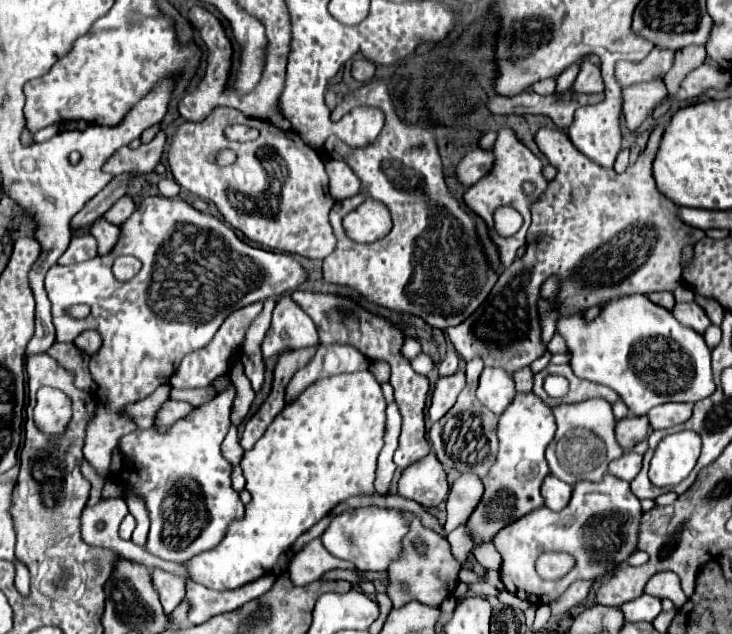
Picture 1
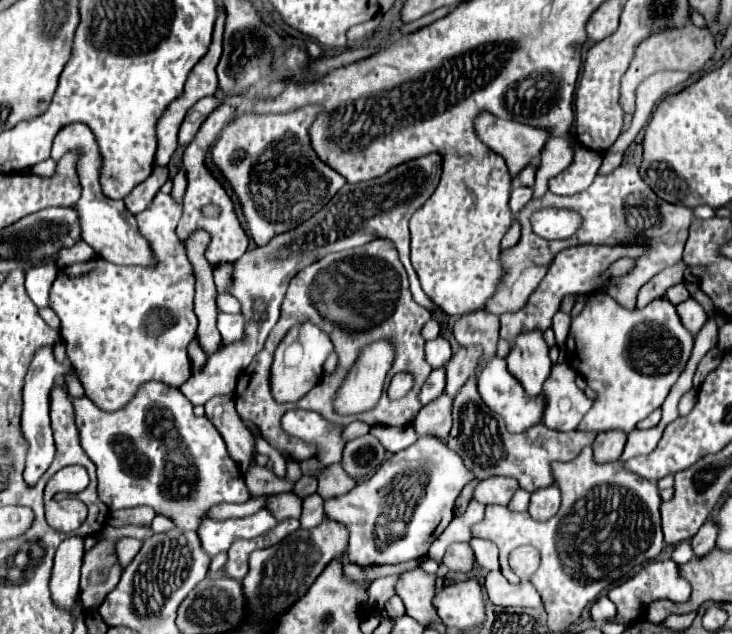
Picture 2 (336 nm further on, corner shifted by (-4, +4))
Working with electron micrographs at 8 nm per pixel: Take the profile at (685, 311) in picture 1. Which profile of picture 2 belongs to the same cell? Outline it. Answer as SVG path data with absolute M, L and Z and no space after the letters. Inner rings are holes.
M692 297L686 299L686 301L682 301L682 303L676 307L676 311L678 311L682 323L686 325L686 329L692 331L692 333L698 333L698 331L704 327L704 323L708 321L708 315L706 315L706 311L702 309L702 305L700 305L698 301L694 301Z

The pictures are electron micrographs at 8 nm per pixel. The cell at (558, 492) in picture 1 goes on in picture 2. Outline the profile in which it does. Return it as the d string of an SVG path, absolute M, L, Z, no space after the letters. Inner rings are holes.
M550 485L546 489L538 489L530 497L530 507L528 513L536 521L546 521L554 517L560 509L560 489L556 485Z

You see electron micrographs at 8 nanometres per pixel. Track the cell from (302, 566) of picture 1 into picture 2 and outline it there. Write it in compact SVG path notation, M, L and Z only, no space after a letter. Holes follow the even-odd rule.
M366 433L346 443L342 467L354 481L358 481L360 477L372 477L384 461L386 449L372 433Z

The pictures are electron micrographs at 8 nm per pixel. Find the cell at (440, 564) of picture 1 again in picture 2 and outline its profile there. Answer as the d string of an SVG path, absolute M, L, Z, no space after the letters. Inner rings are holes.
M452 543L444 555L444 565L452 571L470 571L474 565L474 551L468 543Z

